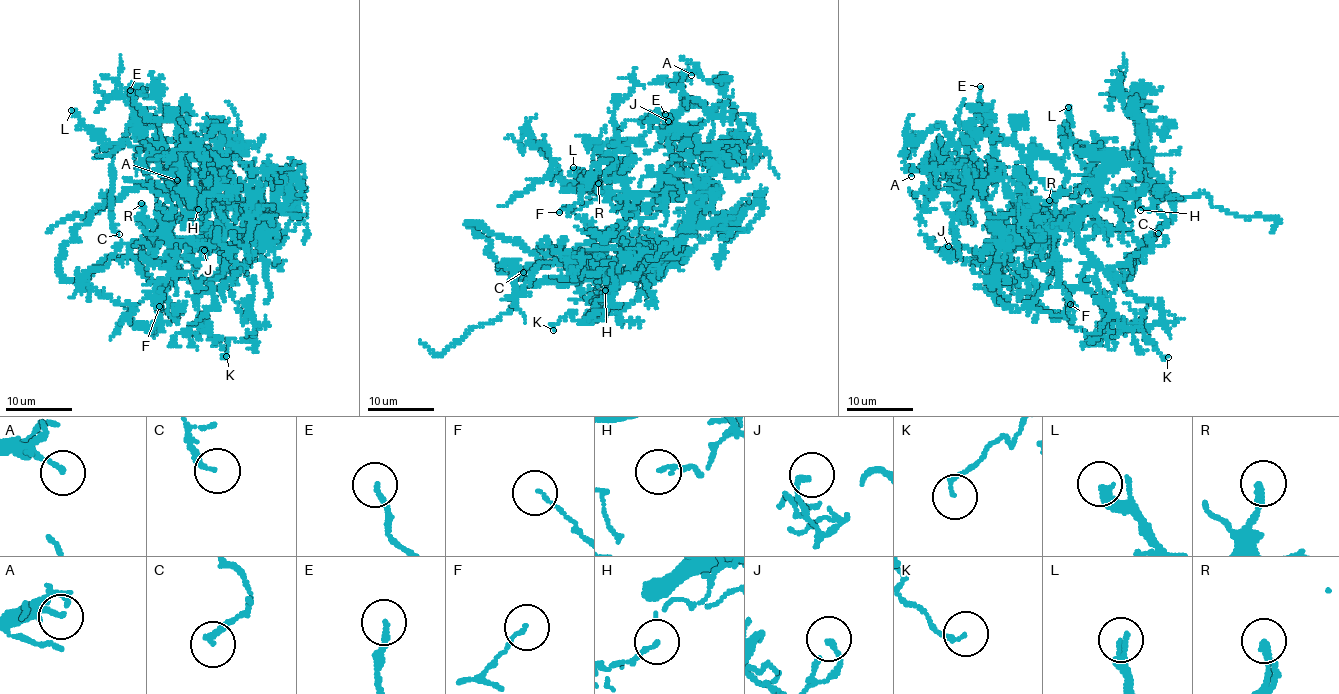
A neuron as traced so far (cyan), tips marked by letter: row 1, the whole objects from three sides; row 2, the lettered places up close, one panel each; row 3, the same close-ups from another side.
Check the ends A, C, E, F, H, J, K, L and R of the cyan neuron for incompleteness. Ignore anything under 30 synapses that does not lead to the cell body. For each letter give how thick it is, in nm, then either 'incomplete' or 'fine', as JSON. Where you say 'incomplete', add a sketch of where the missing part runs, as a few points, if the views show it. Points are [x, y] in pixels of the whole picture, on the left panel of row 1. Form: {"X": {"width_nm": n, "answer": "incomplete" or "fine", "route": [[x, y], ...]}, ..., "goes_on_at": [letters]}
{"A": {"width_nm": 160, "answer": "fine"}, "C": {"width_nm": 180, "answer": "fine"}, "E": {"width_nm": 160, "answer": "fine"}, "F": {"width_nm": 110, "answer": "fine"}, "H": {"width_nm": 130, "answer": "fine"}, "J": {"width_nm": 170, "answer": "fine"}, "K": {"width_nm": 130, "answer": "fine"}, "L": {"width_nm": 320, "answer": "fine"}, "R": {"width_nm": 240, "answer": "fine"}, "goes_on_at": []}

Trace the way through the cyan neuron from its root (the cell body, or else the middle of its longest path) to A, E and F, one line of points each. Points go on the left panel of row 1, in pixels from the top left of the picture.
A: (76, 280), (167, 225), (198, 158), (190, 142), (177, 149), (188, 189), (157, 160), (177, 180)
E: (76, 280), (139, 254), (198, 158), (177, 122), (154, 120), (130, 90)
F: (76, 280), (64, 247), (129, 188), (240, 208), (261, 233), (130, 249), (177, 316), (159, 306)

